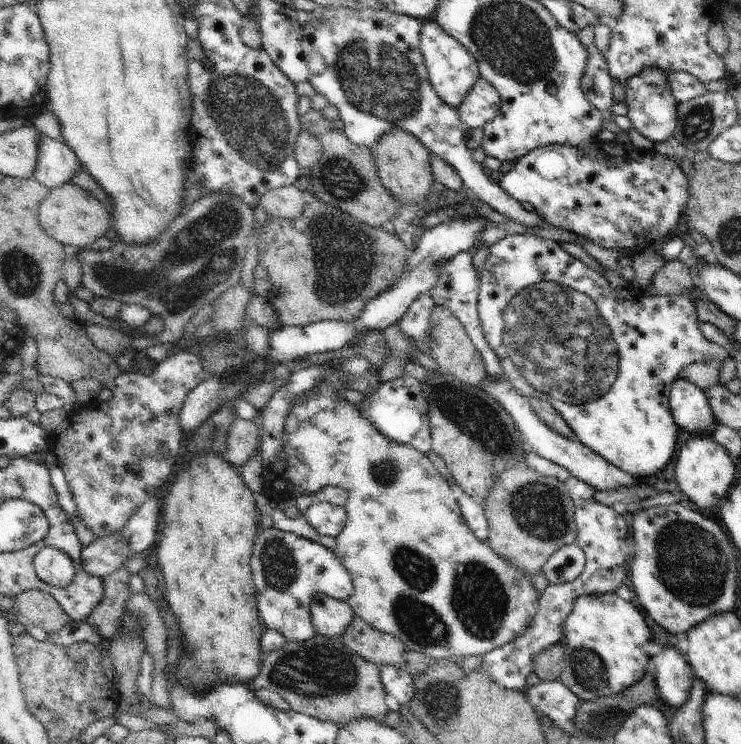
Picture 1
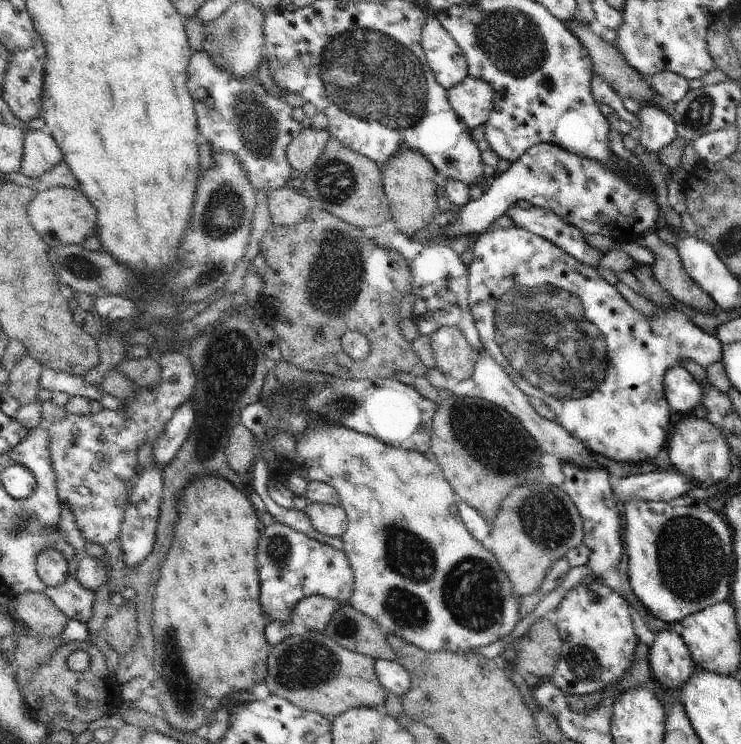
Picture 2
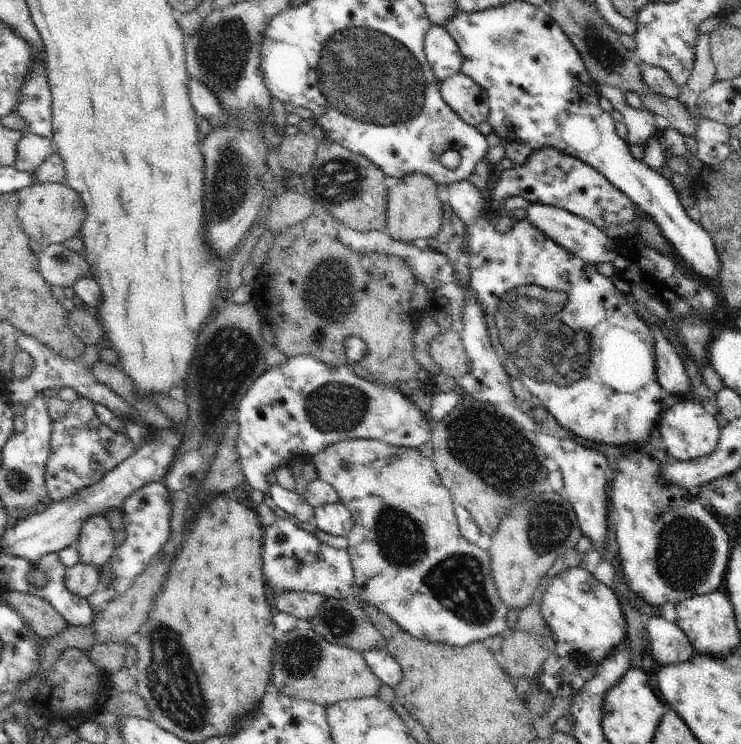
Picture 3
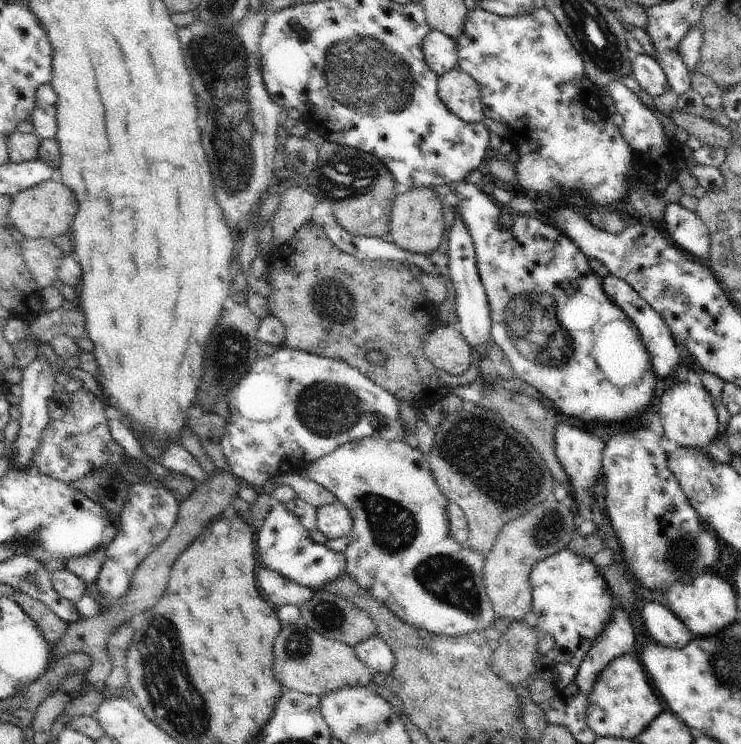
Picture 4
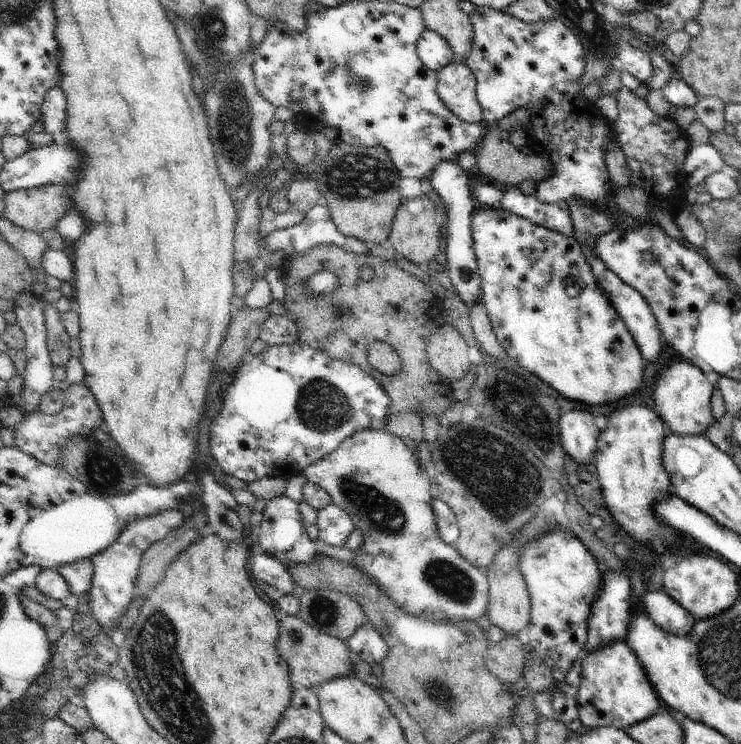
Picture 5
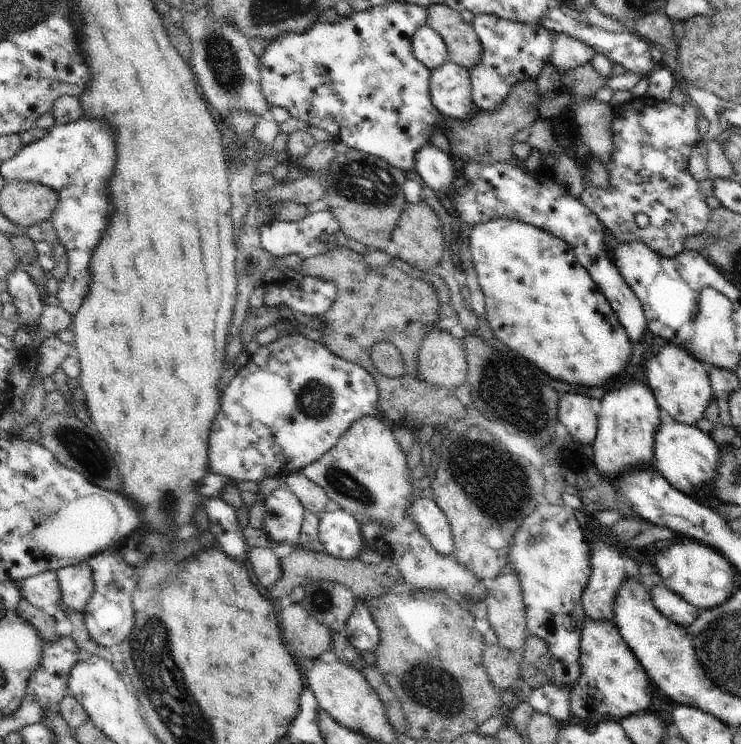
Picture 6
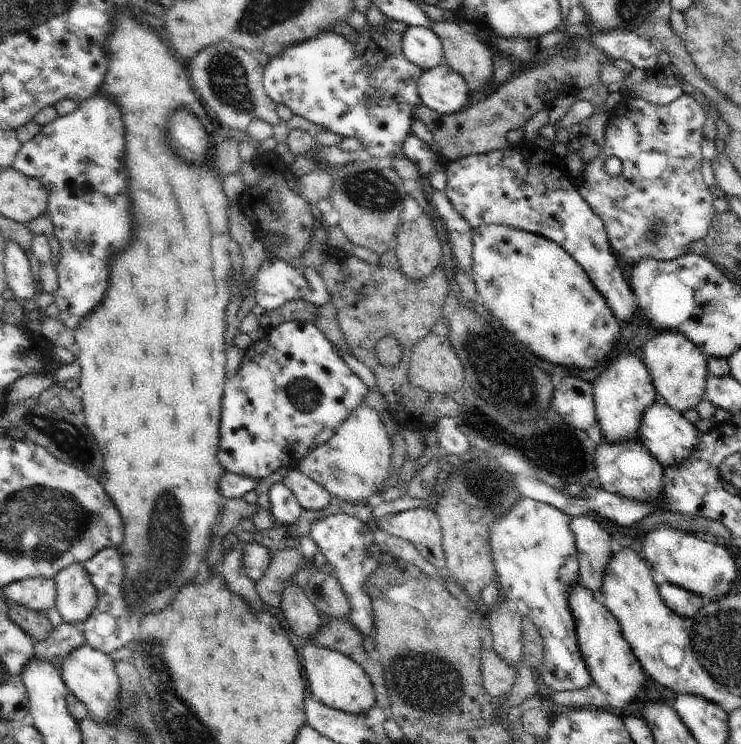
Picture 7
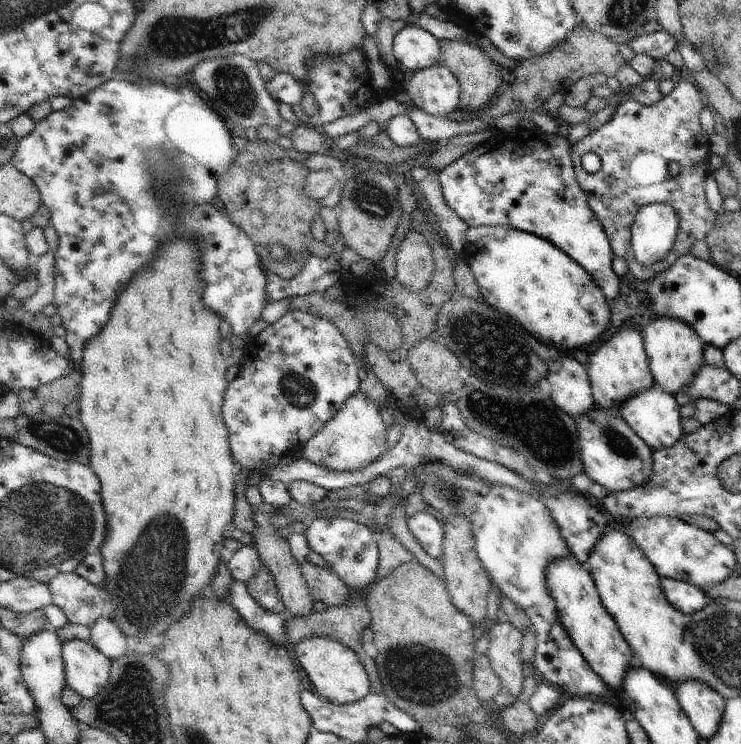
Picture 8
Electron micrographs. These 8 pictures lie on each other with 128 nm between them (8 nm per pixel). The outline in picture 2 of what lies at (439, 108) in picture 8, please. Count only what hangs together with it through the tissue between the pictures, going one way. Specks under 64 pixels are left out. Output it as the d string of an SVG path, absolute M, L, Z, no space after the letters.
M468 75L464 82L447 92L450 106L470 131L488 120L494 102L494 90L487 82Z

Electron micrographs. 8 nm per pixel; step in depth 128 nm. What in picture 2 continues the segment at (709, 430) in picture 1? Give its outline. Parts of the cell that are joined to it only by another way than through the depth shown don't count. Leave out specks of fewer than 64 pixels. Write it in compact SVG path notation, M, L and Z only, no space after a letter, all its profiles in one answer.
M677 366L668 370L664 376L666 400L671 411L681 416L702 413L702 385L684 367Z

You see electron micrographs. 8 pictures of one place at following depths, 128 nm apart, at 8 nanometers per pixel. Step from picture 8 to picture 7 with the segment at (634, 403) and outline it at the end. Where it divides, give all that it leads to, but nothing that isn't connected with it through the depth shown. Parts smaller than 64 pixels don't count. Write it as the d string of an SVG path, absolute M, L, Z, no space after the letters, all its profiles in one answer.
M656 399L656 401L642 414L638 430L641 444L664 467L679 465L691 456L699 442L700 432L692 425L682 413L668 404Z

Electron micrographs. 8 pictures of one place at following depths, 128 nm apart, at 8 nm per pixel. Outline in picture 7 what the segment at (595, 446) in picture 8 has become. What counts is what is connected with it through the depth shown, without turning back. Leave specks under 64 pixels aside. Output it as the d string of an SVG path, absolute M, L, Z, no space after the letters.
M602 439L595 451L595 468L601 489L611 494L641 502L660 500L663 488L663 467L641 444L640 440L624 439L618 444Z

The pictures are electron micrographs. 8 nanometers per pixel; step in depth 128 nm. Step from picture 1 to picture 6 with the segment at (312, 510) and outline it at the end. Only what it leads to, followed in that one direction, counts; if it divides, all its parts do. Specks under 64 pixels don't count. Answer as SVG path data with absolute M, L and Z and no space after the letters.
M345 510L324 511L319 517L319 539L326 554L342 560L358 559L364 544L357 519Z

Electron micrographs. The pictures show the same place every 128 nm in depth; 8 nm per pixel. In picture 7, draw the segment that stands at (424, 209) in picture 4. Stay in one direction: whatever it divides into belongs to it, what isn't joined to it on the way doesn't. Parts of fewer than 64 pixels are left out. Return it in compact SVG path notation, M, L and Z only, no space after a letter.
M420 214L417 220L405 223L399 231L393 247L403 275L412 278L412 281L424 281L441 268L443 243L426 214Z

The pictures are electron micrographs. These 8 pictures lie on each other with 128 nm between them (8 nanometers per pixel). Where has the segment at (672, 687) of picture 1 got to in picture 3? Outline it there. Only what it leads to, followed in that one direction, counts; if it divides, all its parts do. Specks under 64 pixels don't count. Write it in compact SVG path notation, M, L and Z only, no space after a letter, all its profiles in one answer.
M661 616L650 618L647 638L658 666L688 662L696 653L684 631L676 623L670 623Z

